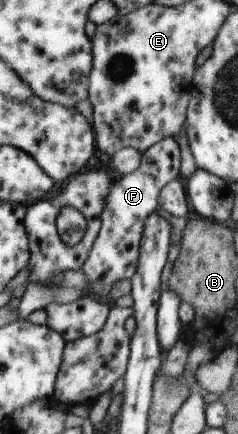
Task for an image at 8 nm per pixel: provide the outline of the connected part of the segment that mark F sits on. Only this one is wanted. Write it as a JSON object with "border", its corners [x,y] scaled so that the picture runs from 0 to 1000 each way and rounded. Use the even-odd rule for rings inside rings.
{"border":[[[697,316],[601,350],[588,382],[563,396],[513,403],[500,415],[479,415],[462,442],[450,447],[441,477],[424,493],[416,537],[391,558],[387,571],[374,576],[370,594],[353,601],[340,618],[378,657],[445,671],[479,650],[550,645],[563,631],[571,631],[601,516],[613,502],[626,500],[626,493],[664,482],[672,435],[685,435],[718,415],[748,412],[748,401],[765,396],[777,396],[777,392],[761,382],[752,332],[731,316]]]}

